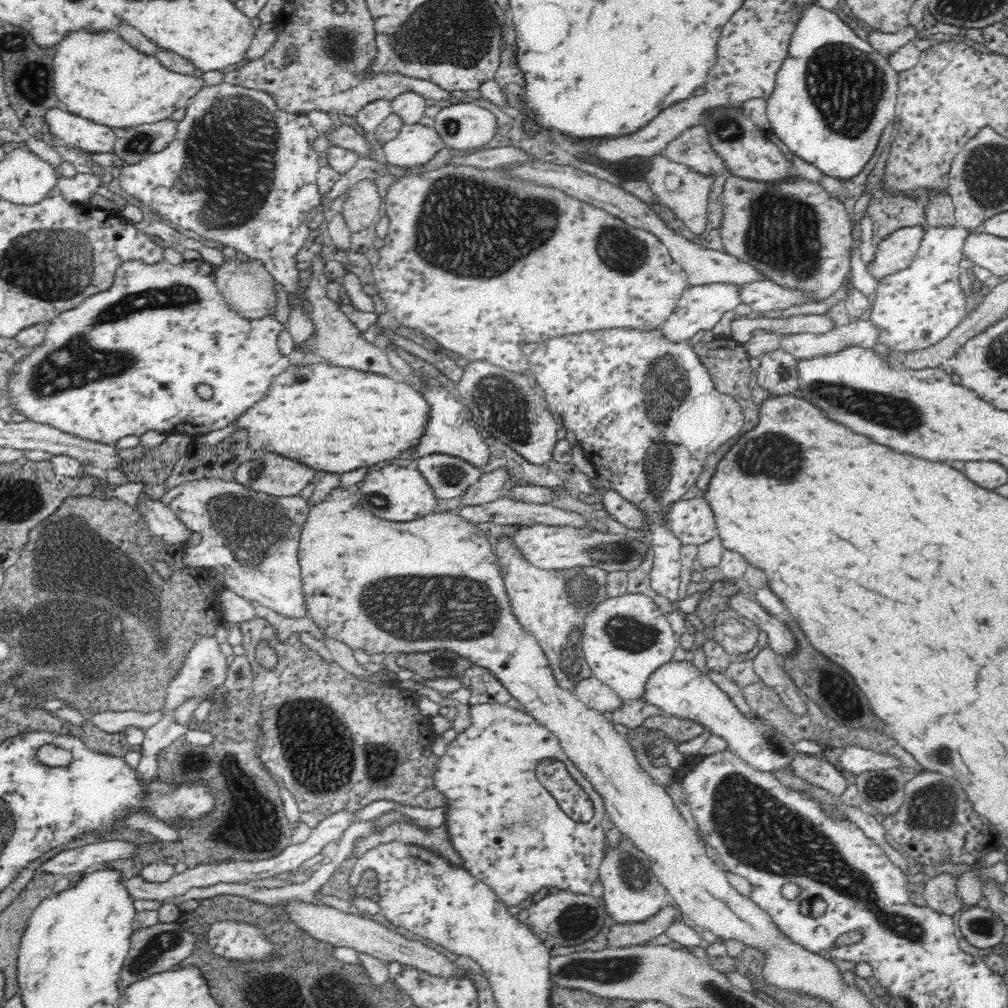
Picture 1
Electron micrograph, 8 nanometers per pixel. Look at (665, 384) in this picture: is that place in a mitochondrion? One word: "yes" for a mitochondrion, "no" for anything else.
yes

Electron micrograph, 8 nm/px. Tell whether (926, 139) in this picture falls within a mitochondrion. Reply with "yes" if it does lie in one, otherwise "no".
no

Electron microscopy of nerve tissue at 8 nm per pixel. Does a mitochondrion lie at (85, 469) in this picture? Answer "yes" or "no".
no

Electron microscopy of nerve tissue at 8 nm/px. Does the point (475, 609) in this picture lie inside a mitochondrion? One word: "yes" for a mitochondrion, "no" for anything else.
yes

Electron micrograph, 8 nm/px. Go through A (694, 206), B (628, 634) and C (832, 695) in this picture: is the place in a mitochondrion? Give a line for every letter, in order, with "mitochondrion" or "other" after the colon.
A: other
B: mitochondrion
C: mitochondrion

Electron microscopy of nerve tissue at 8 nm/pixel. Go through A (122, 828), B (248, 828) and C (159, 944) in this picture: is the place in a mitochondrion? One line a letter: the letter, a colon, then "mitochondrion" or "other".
A: other
B: mitochondrion
C: mitochondrion

